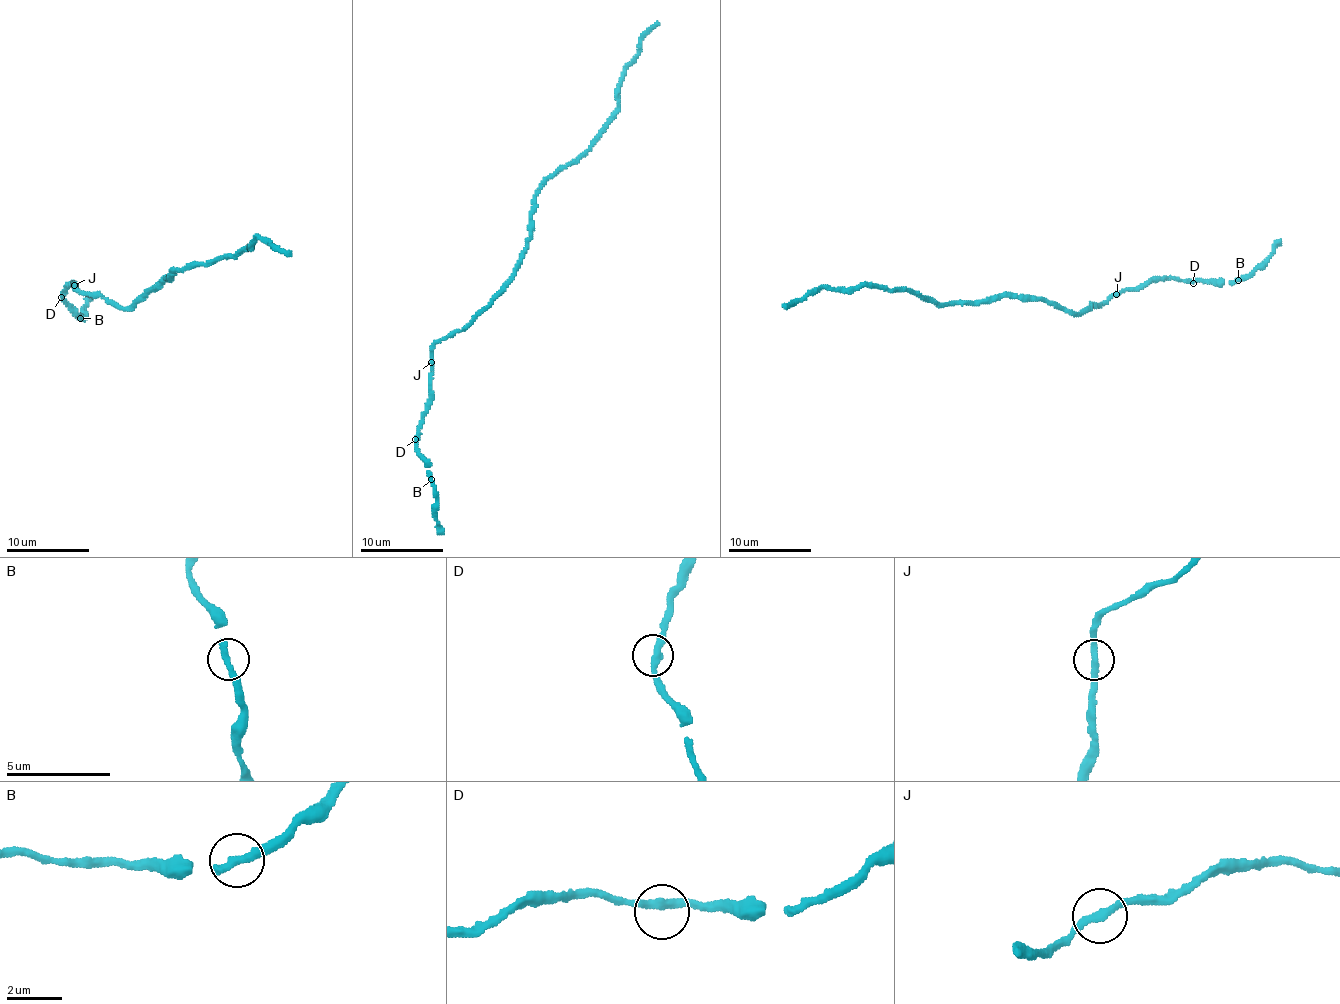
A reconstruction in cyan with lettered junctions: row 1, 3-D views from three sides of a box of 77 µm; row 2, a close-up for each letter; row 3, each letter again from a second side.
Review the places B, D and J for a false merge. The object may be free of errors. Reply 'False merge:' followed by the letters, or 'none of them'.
False merge: none of them

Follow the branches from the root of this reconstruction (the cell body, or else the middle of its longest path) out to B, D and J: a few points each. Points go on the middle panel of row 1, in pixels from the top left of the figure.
B: (509, 283), (468, 324), (434, 345), (431, 396), (417, 441), (417, 455), (431, 479)
D: (509, 283), (468, 324), (434, 345), (431, 396), (415, 439)
J: (509, 283), (501, 294), (478, 310), (468, 324), (438, 340), (431, 361)

